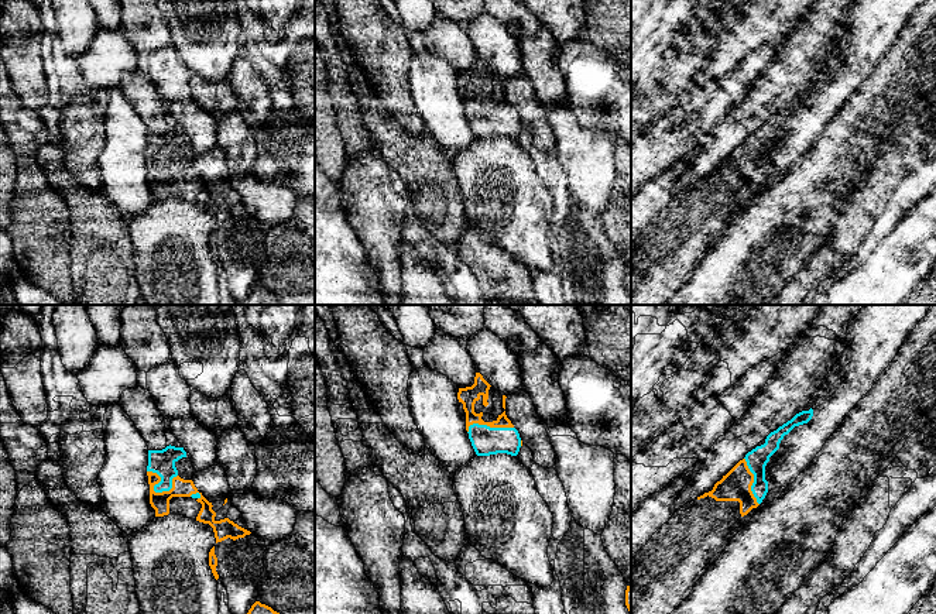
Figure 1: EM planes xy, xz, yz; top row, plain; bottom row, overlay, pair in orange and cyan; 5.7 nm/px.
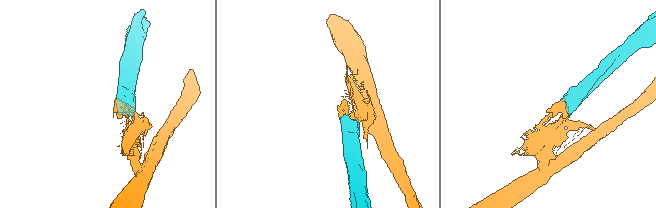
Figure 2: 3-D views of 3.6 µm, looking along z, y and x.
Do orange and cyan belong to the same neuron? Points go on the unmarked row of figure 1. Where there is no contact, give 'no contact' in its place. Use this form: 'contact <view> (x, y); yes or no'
contact xy (153, 171); no

